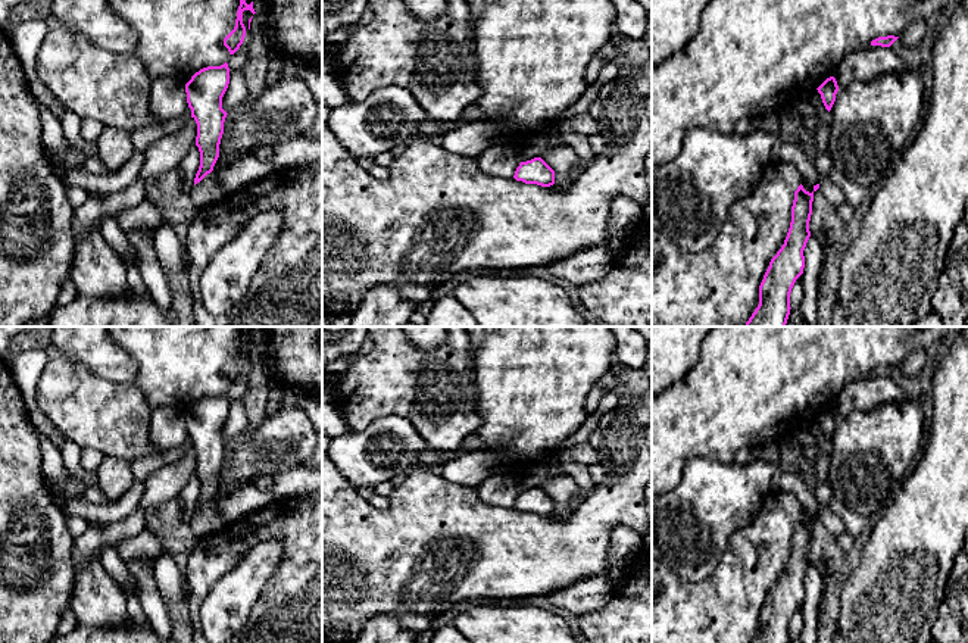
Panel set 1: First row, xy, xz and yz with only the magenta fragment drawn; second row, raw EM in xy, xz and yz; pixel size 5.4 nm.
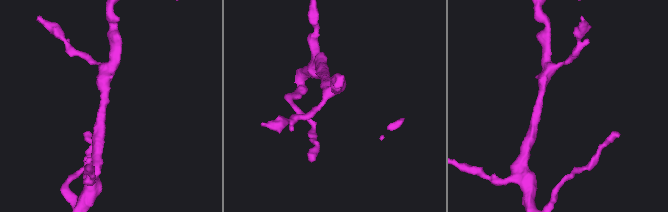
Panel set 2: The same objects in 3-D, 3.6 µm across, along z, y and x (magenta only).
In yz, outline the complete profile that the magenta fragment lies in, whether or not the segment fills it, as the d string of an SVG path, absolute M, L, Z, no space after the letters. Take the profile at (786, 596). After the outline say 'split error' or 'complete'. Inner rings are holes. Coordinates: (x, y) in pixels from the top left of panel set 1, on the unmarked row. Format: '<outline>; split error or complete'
M800 514L794 521L787 566L764 605L759 634L753 643L790 643L790 622L805 597L803 580L811 566L812 531L814 521L806 521Z; complete

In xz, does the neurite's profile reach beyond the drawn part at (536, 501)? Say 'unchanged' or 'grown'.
unchanged

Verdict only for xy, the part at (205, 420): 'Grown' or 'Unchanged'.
Unchanged

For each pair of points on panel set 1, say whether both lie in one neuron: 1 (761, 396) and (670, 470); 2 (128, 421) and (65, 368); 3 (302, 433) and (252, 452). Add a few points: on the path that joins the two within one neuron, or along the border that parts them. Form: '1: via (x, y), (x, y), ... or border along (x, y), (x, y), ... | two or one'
1: via (737, 399), (690, 446) | one
2: via (112, 415), (81, 384) | one
3: via (290, 433), (278, 445), (264, 452) | one

